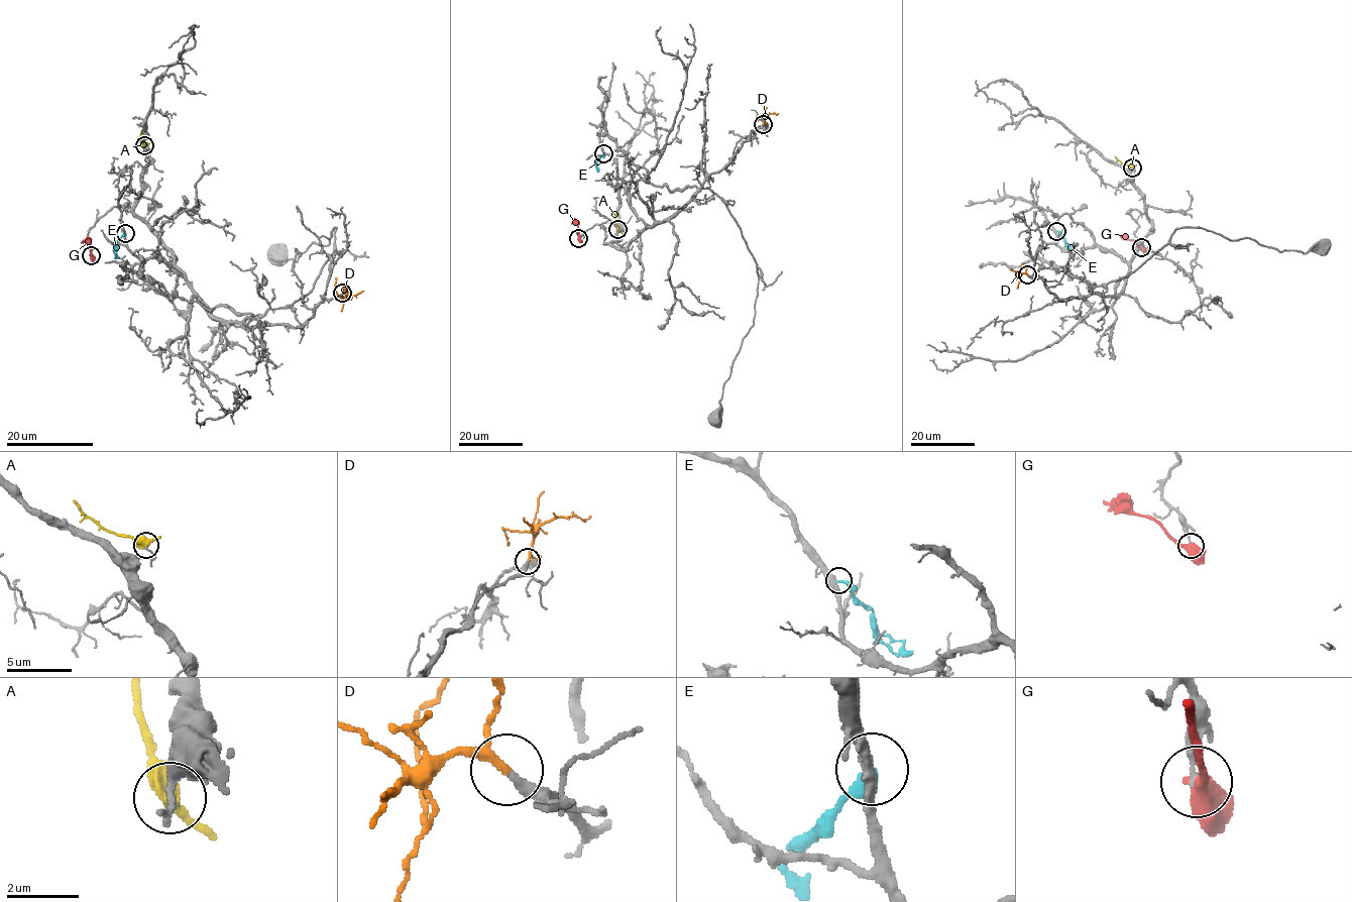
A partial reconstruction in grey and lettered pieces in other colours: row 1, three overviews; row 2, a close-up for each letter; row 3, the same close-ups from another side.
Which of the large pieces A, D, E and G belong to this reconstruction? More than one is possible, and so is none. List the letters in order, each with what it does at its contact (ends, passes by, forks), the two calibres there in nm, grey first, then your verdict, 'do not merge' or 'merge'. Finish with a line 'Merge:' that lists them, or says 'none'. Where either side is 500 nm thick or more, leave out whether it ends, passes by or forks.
A: it passes by | 120/480 nm | do not merge
D: it passes by | 320/170 nm | merge
E: it ends | 360/260 nm | do not merge
G: it passes by | 160/480 nm | do not merge
Merge: D

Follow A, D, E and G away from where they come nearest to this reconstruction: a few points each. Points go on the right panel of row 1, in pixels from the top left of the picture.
A: (1132, 166), (1121, 162), (1115, 155)
D: (1027, 274), (1023, 273), (1020, 278), (1023, 263)
E: (1056, 230), (1074, 249)
G: (1142, 247), (1120, 236)

